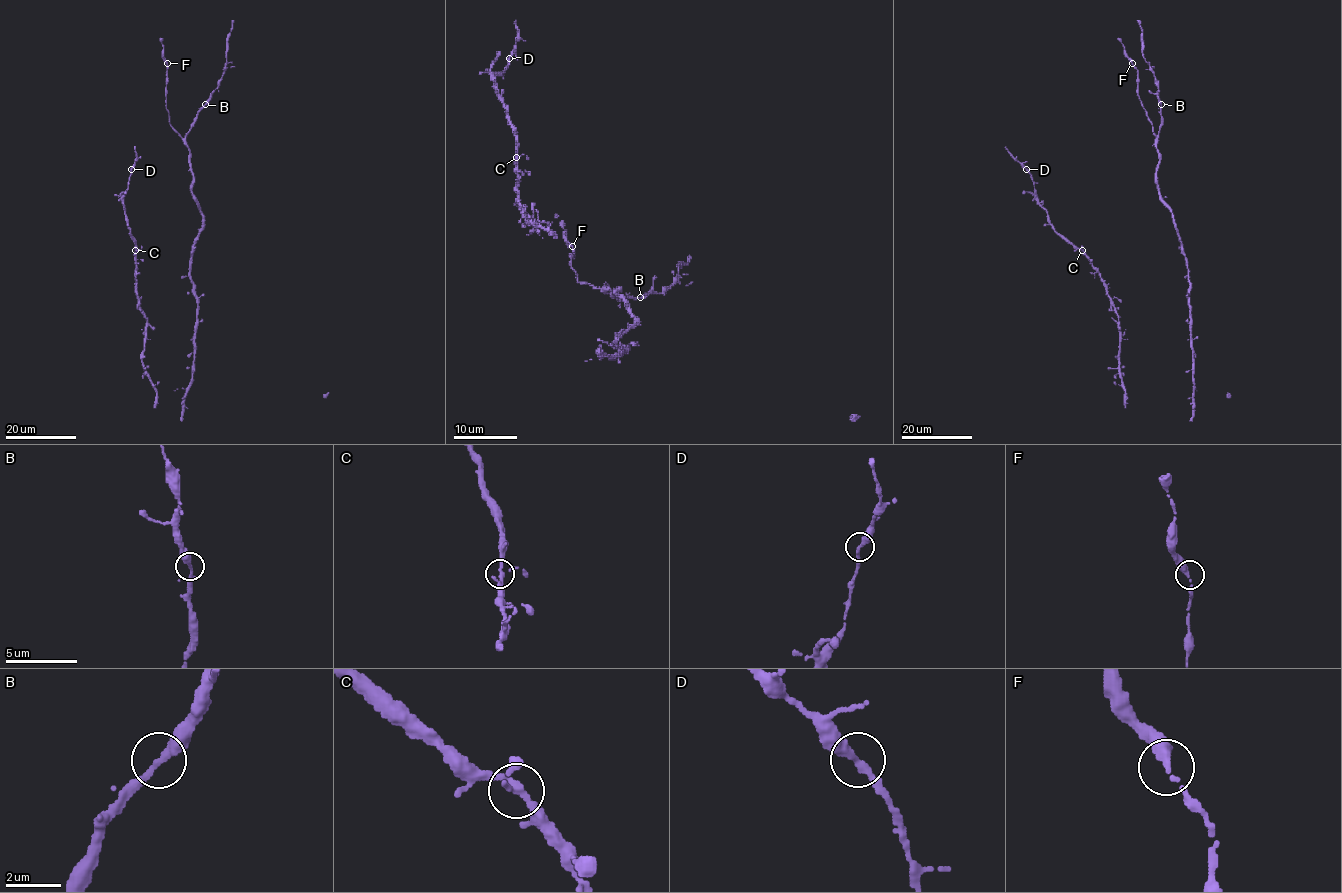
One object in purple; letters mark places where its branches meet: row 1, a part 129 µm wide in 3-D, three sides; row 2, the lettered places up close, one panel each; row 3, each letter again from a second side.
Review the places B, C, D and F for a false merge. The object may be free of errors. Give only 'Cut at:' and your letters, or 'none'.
Cut at: none

